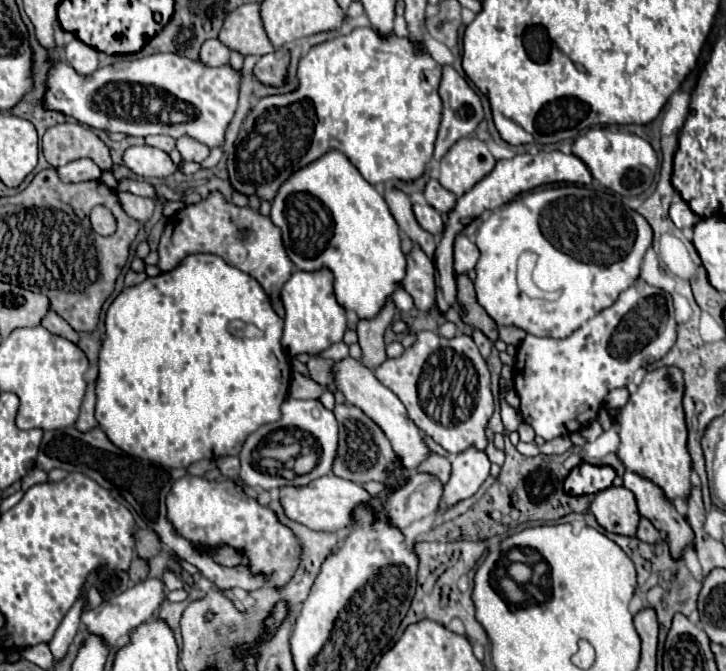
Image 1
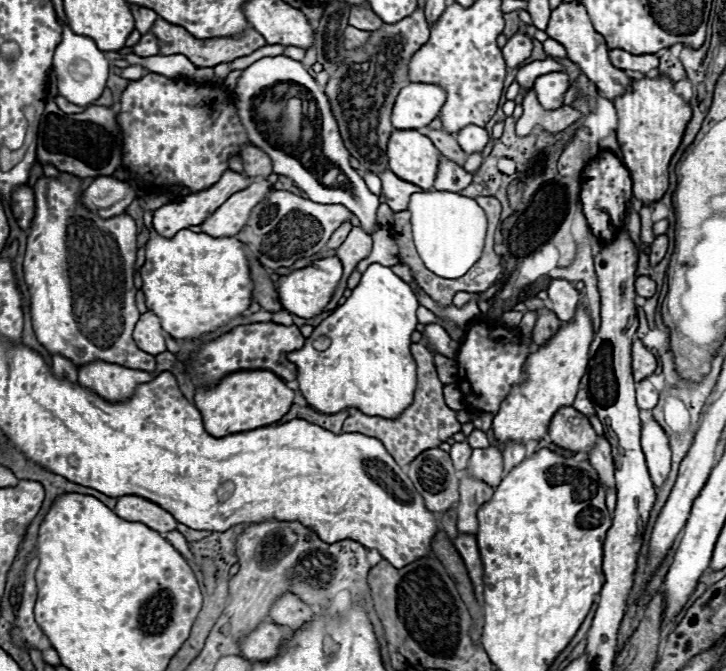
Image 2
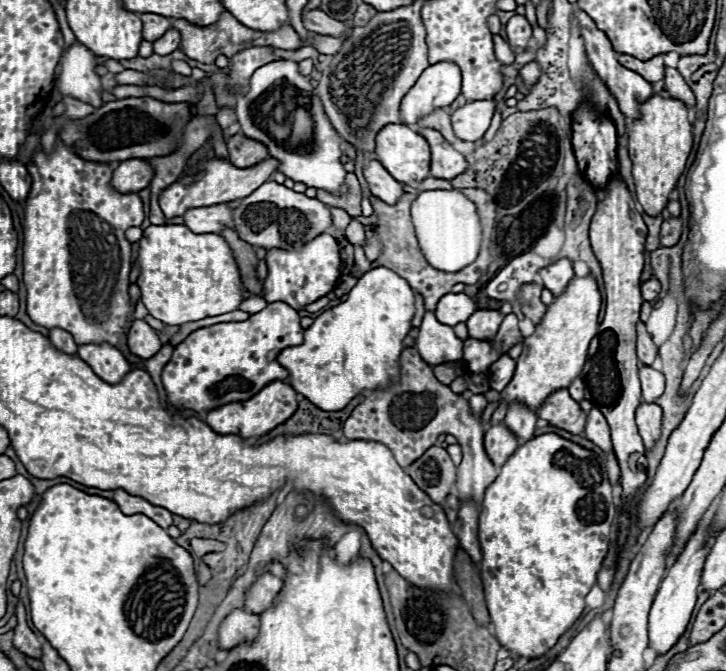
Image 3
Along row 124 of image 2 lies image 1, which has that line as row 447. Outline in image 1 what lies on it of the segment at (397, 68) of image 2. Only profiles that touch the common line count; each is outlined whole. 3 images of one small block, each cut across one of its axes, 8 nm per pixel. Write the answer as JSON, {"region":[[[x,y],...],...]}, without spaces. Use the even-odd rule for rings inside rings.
{"region":[[[336,404],[334,416],[340,424],[340,446],[338,446],[338,456],[334,460],[334,474],[358,484],[364,484],[368,480],[386,482],[388,466],[394,460],[394,450],[386,434],[380,430],[380,426],[372,418],[368,418],[362,410],[350,404]]]}

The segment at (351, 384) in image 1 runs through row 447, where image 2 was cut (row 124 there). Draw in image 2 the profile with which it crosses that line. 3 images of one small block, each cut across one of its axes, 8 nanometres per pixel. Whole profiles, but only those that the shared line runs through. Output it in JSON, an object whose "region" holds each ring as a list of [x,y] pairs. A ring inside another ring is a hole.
{"region":[[[408,84],[394,102],[392,126],[396,130],[420,130],[438,116],[444,102],[446,94],[440,86]]]}

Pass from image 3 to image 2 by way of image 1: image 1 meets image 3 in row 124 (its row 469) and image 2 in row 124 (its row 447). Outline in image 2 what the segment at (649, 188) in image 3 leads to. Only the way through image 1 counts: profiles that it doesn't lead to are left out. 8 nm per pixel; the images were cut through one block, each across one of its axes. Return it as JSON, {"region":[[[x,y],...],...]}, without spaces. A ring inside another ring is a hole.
{"region":[[[658,74],[656,78],[634,78],[628,90],[612,102],[618,112],[616,134],[622,146],[622,162],[630,172],[634,198],[644,202],[660,200],[668,190],[670,158],[680,146],[686,124],[692,116],[692,108],[680,94],[674,92],[674,82],[662,74]]]}

